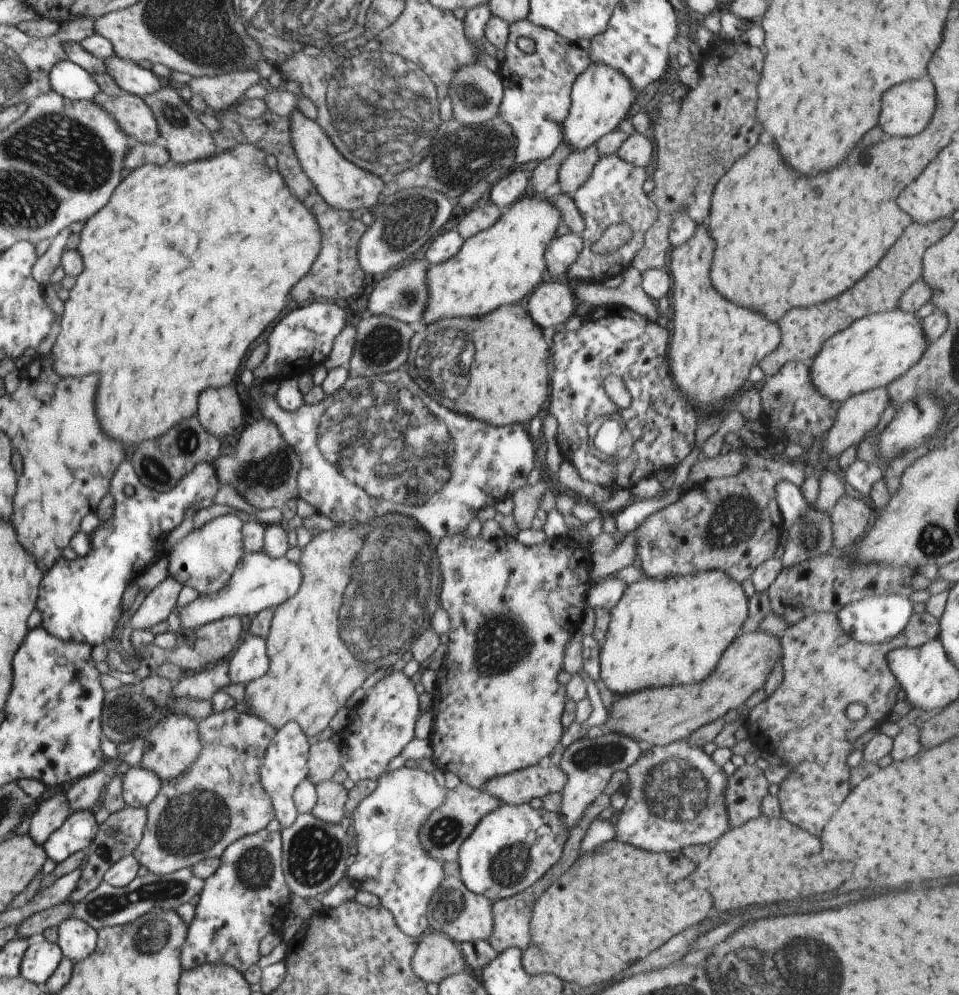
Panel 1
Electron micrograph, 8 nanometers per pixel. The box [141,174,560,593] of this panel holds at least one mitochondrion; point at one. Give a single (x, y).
(371, 425)

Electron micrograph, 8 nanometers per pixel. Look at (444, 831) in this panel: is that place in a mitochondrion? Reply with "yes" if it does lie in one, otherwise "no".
yes

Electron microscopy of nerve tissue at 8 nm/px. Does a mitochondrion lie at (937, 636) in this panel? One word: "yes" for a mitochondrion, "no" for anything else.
no

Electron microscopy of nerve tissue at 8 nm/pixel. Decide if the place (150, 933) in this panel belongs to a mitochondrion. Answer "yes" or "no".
yes

